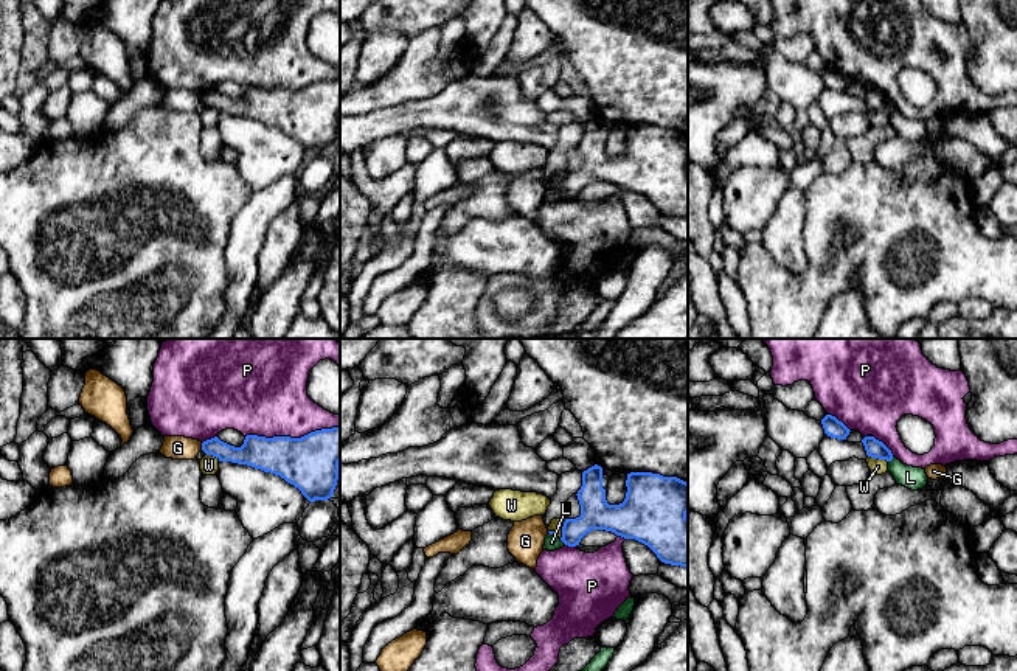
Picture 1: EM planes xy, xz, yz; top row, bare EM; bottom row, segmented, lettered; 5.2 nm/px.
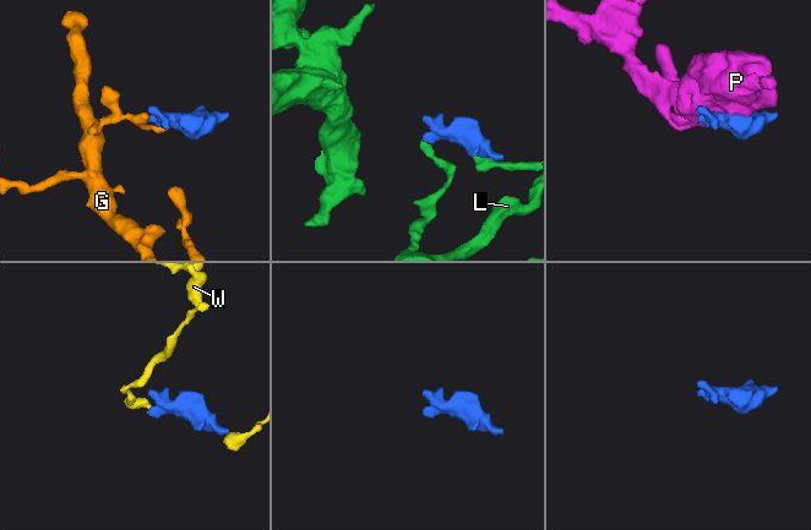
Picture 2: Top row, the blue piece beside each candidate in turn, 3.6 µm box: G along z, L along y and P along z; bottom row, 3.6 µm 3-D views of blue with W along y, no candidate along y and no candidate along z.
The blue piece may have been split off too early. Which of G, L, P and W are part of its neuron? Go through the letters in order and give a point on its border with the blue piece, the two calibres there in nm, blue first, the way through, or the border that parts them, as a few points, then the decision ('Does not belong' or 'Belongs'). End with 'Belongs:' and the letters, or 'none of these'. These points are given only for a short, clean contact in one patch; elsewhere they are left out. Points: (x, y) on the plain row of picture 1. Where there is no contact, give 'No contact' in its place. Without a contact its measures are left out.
G: Touches blue at xy (202, 98). Thickness 120 nm (blue) against 130 nm. Boundary: xy (201, 95), (202, 101). Does not belong
L: Touches blue at yz (890, 112). Thickness 100 nm (blue) against 120 nm. Boundary: yz (893, 109), (888, 114). Does not belong
P: Touches blue at xy (292, 90). Thickness 280 nm (blue) against 400 nm. Does not belong
W: Touches blue at xz (562, 180). Thickness 160 nm (blue) against 70 nm. Boundary: xz (565, 171), (559, 190). Does not belong
Belongs: none of these

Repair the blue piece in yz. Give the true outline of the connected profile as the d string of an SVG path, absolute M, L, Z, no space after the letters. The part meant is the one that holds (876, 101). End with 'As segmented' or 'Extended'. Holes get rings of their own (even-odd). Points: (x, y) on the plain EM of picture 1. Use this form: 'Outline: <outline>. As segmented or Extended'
Outline: M865 89L862 95L865 98L868 109L887 112L887 113L893 112L891 103L882 93L876 92L874 89Z. As segmented

